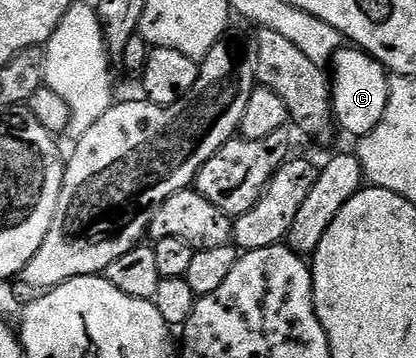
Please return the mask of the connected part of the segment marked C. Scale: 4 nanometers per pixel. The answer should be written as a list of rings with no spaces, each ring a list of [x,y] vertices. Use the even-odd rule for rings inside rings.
[[[347,46],[331,63],[332,113],[336,123],[353,138],[367,136],[381,122],[388,106],[389,76],[383,65],[362,49]]]

